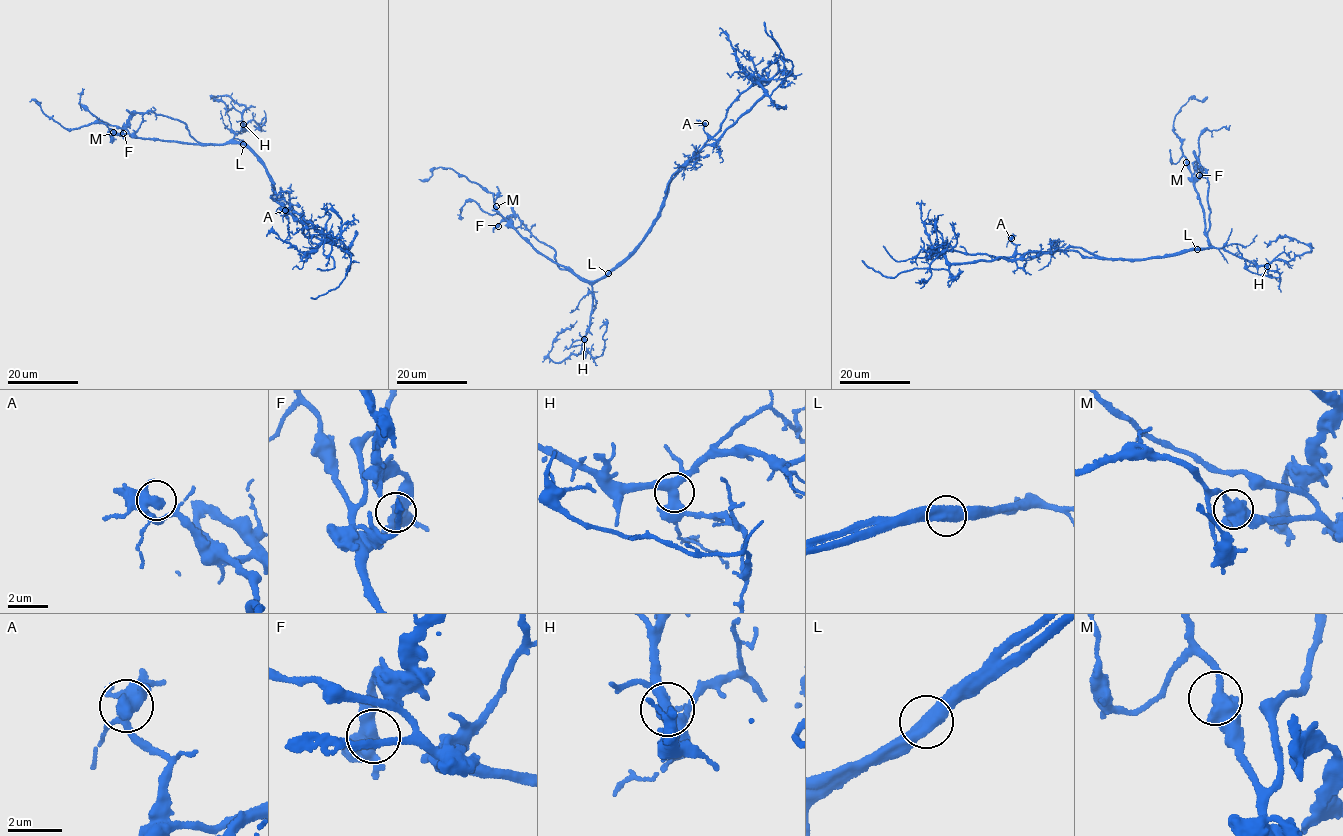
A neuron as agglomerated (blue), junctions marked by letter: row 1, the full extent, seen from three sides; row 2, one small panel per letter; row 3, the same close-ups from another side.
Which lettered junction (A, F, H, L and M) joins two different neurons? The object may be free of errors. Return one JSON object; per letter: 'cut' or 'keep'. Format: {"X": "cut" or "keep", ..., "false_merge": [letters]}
{"A": "keep", "F": "keep", "H": "keep", "L": "cut", "M": "keep", "false_merge": ["L"]}

